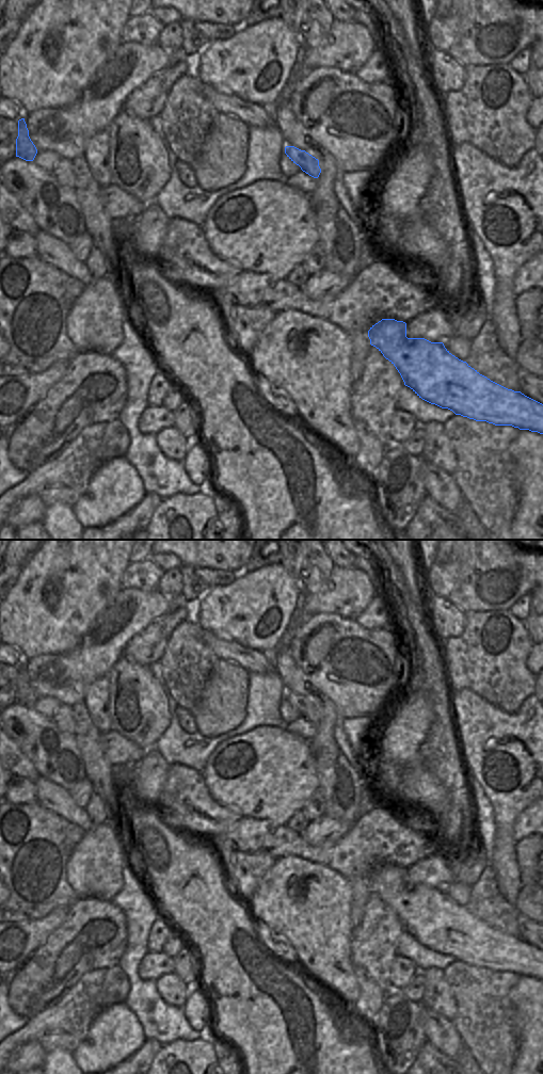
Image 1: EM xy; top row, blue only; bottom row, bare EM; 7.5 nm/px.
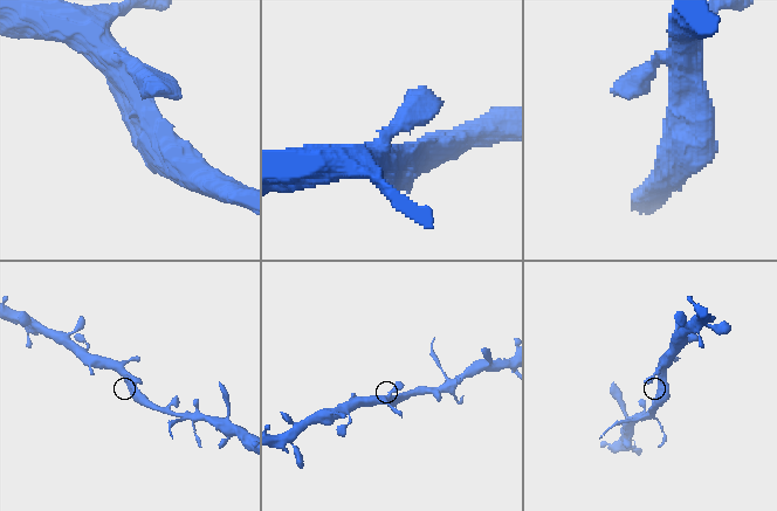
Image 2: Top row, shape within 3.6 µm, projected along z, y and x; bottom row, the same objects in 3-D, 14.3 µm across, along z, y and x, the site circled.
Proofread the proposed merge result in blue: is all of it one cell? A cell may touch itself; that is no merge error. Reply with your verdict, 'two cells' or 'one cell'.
one cell

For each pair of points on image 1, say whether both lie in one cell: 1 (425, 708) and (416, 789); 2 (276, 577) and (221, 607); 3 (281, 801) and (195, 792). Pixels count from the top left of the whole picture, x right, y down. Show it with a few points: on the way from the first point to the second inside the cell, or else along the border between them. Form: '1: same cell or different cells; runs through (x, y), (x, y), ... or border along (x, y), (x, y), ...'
1: same cell; runs through (418, 728), (416, 736), (416, 769)
2: same cell; runs through (262, 591), (246, 607), (235, 607)
3: different cells; border along (201, 773), (208, 792), (218, 802), (229, 808)

